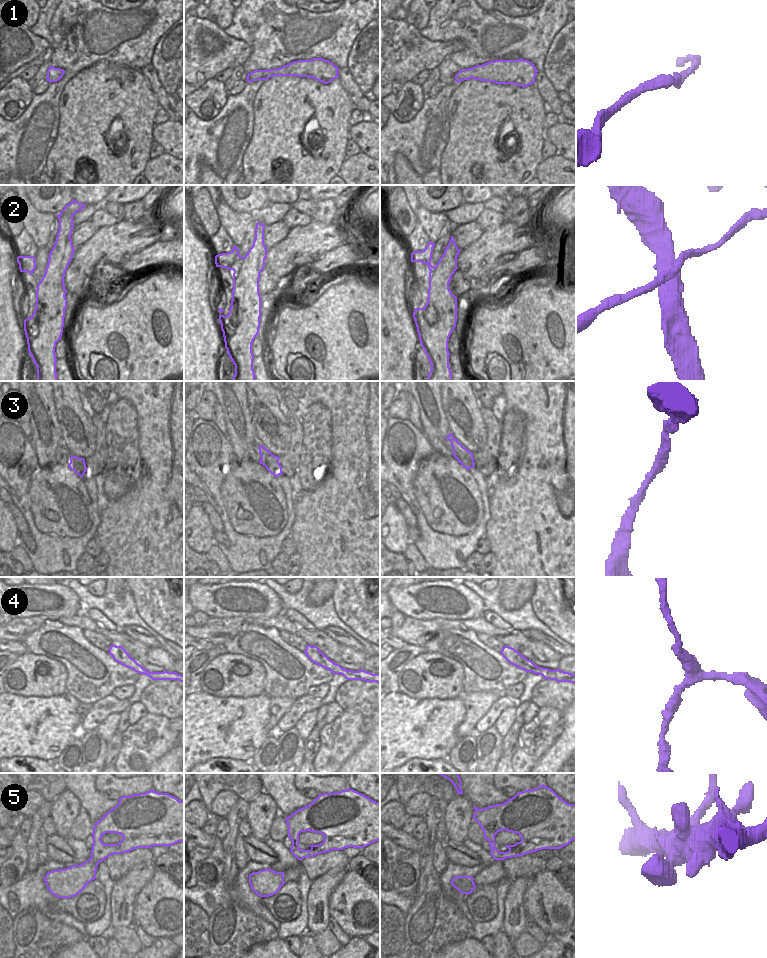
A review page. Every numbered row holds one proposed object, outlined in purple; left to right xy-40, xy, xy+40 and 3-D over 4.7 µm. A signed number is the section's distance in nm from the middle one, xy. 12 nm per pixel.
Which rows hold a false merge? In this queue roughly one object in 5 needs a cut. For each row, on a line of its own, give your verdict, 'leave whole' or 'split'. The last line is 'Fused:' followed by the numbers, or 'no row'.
1: leave whole
2: split
3: leave whole
4: leave whole
5: leave whole
Fused: 2

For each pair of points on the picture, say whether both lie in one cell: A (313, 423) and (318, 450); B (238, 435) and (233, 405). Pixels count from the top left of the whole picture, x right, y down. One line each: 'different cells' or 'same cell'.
A: same cell
B: same cell

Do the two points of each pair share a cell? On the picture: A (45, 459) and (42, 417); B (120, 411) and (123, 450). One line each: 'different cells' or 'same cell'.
A: same cell
B: same cell

